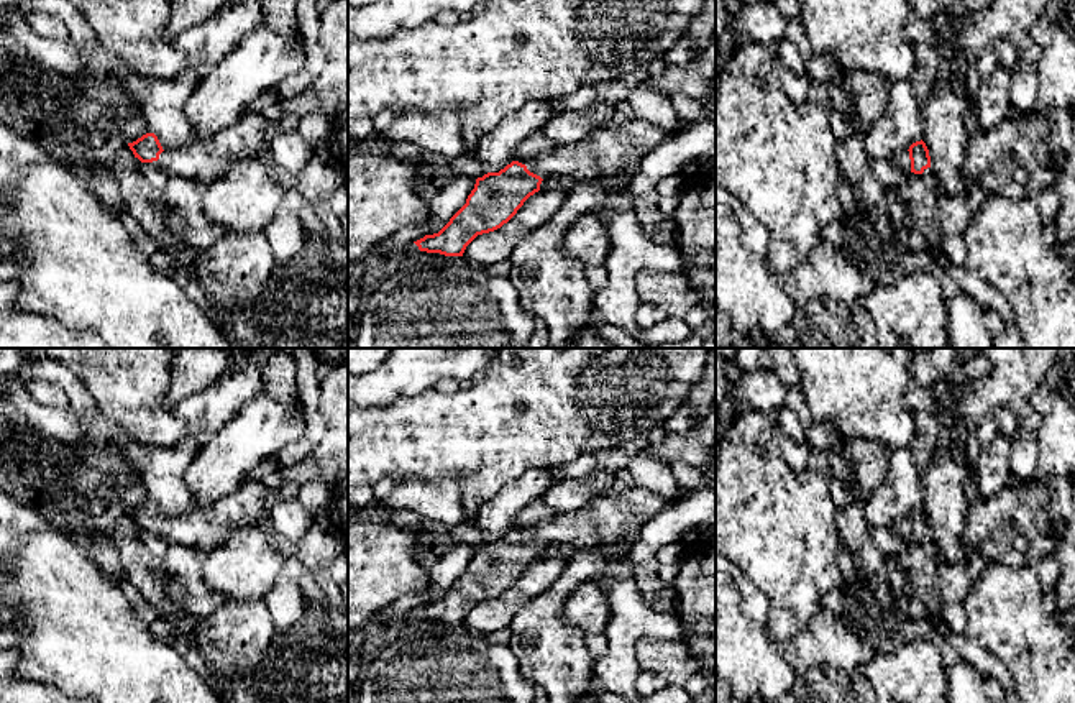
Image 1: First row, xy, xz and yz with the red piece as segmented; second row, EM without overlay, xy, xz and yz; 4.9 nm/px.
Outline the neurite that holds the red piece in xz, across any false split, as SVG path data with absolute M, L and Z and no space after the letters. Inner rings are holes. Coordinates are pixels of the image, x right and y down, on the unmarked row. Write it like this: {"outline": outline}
{"outline": "M632 486L622 494L606 493L596 496L576 511L561 512L551 519L538 522L527 534L512 529L499 540L487 540L483 545L478 545L466 572L450 586L450 590L438 601L425 603L414 611L420 619L463 624L466 614L478 603L494 600L507 591L524 570L540 558L540 552L545 545L558 544L566 549L594 552L606 552L612 545L624 549L637 540L642 527L663 508L665 499L658 493Z"}

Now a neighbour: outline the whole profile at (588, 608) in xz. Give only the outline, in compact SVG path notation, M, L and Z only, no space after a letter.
M601 578L583 583L565 603L565 621L584 634L602 634L611 619L609 598L601 588Z

